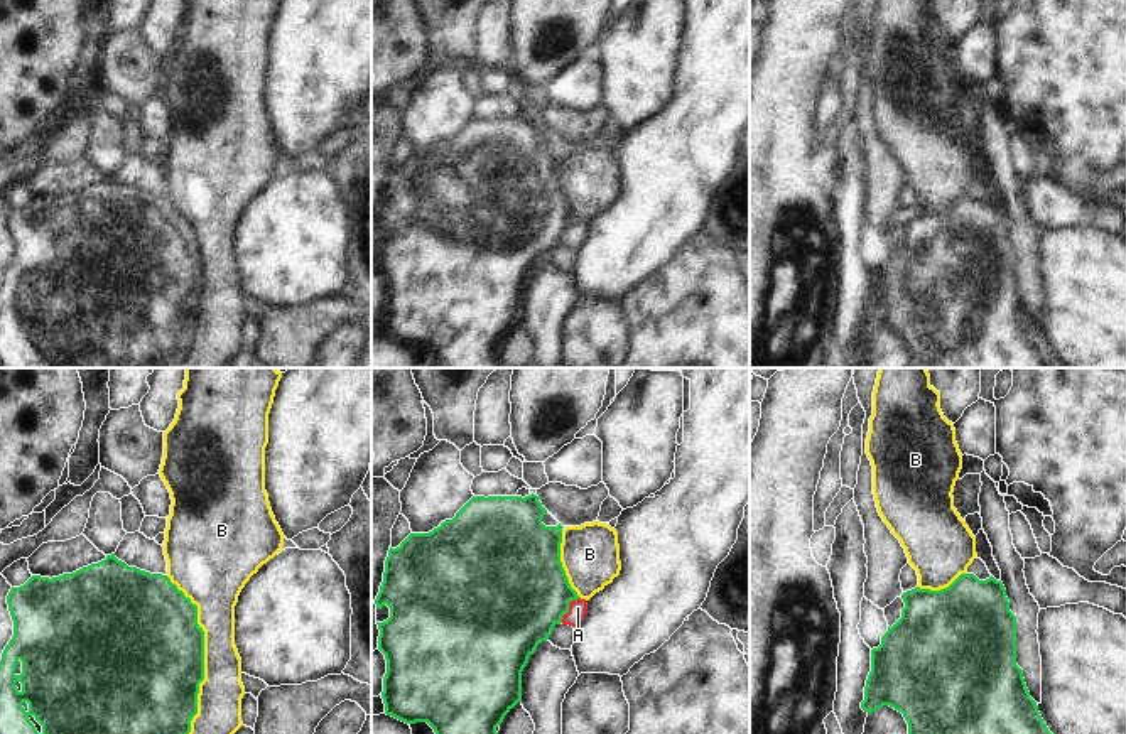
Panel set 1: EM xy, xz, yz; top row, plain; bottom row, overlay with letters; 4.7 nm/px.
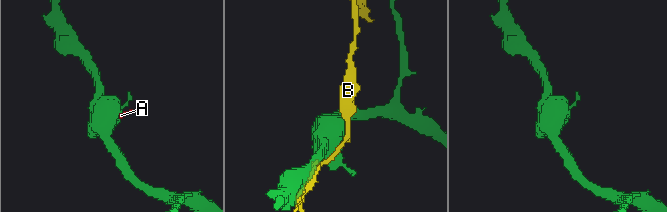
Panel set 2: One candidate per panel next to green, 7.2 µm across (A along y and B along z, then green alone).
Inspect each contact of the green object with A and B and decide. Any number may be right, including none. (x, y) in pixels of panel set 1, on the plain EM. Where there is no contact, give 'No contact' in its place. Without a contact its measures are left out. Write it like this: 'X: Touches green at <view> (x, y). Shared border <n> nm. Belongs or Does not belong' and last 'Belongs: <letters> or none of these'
A: Touches green at xz (568, 230). Shared border 160 nm. Does not belong
B: Touches green at xy (203, 282). Shared border 800 nm. Does not belong
Belongs: none of these

